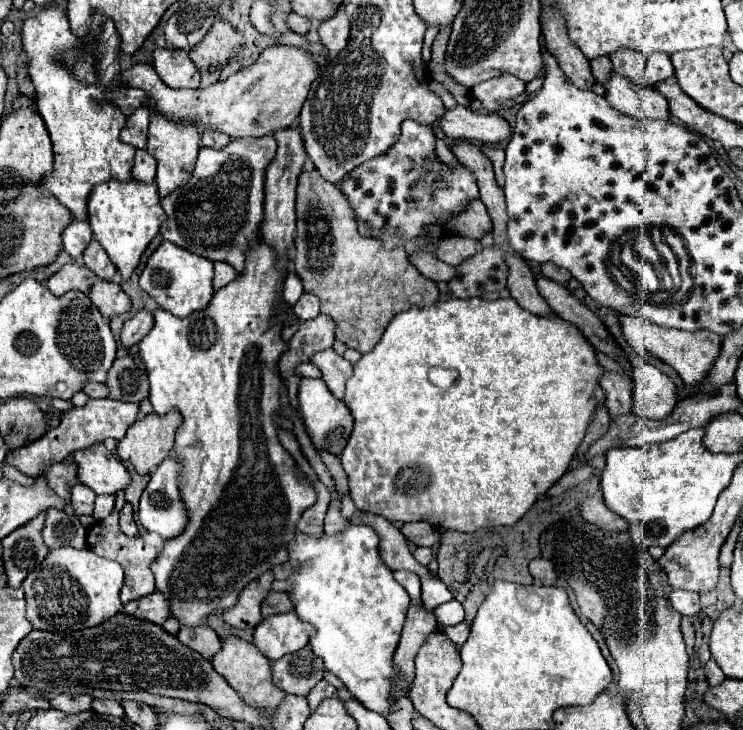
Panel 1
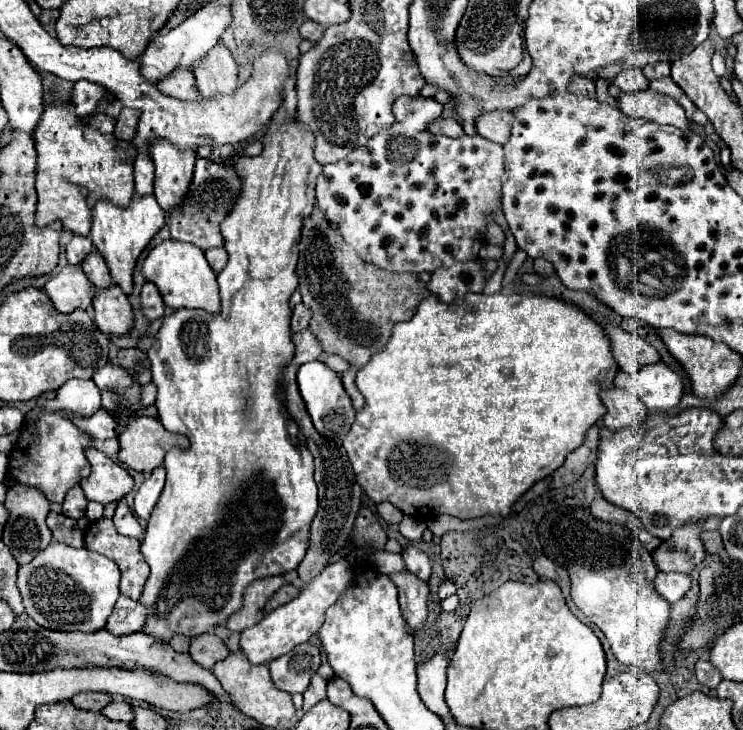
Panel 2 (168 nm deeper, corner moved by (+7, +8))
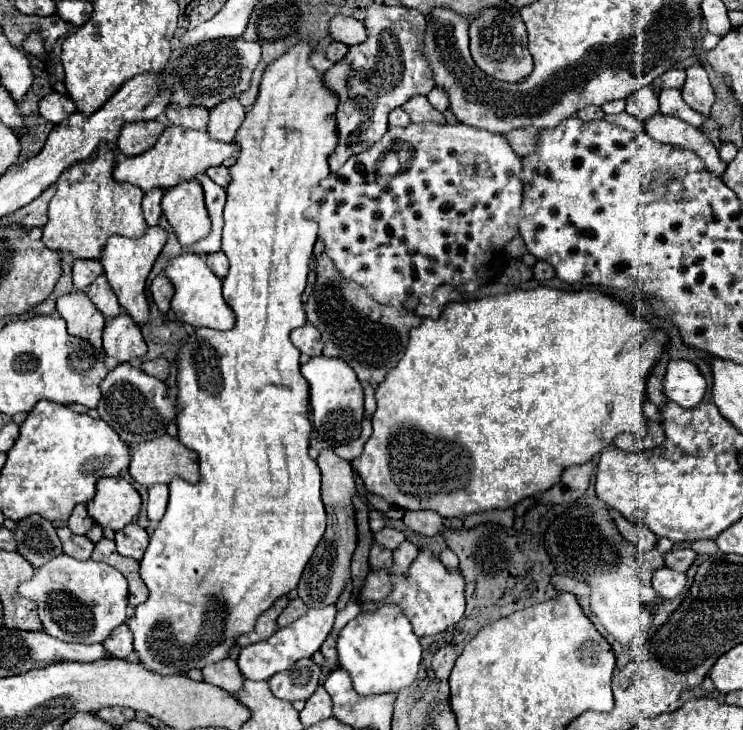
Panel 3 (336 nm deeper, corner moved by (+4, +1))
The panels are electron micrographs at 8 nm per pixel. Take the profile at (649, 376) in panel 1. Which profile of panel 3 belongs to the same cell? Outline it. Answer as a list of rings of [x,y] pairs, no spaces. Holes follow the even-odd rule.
[[[682,359],[668,361],[668,371],[662,379],[662,387],[666,399],[678,403],[684,409],[696,407],[706,393],[706,381],[696,365]]]

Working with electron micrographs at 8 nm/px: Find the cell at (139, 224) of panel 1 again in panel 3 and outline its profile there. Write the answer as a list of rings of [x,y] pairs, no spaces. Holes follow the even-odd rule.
[[[160,225],[156,227],[148,227],[146,233],[140,239],[124,239],[122,235],[112,235],[108,237],[108,243],[104,245],[100,263],[104,267],[104,275],[110,281],[110,287],[114,289],[122,309],[132,315],[132,319],[142,325],[148,321],[148,301],[144,295],[144,287],[146,287],[146,277],[158,257],[158,253],[162,251],[164,243],[168,239],[166,229],[162,229]]]

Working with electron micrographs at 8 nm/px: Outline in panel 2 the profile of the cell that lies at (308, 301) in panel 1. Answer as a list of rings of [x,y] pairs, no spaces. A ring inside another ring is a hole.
[[[297,304],[293,308],[293,318],[291,318],[291,332],[301,332],[309,328],[309,320],[311,320],[311,312],[309,308],[305,308],[303,304]]]

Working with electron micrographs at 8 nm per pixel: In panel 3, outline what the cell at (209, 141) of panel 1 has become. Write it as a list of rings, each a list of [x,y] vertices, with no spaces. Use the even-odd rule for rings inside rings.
[[[224,165],[210,167],[210,169],[206,171],[206,175],[208,175],[214,183],[218,183],[218,185],[222,185],[222,187],[226,187],[226,185],[230,183],[230,169],[224,167]]]

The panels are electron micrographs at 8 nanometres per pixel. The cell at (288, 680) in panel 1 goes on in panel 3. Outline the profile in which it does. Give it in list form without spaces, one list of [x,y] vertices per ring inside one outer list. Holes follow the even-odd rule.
[[[300,659],[290,669],[276,673],[270,677],[270,689],[278,699],[306,701],[318,687],[318,677],[322,673],[322,667],[312,663],[312,659]]]

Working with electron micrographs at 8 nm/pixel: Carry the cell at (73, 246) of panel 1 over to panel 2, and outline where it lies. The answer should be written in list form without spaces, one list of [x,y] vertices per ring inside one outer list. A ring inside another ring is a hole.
[[[73,234],[73,238],[71,238],[71,242],[67,244],[65,252],[67,252],[69,264],[71,264],[71,266],[79,266],[79,264],[85,260],[85,256],[93,252],[93,242],[91,242],[89,238],[81,238],[81,236]]]

